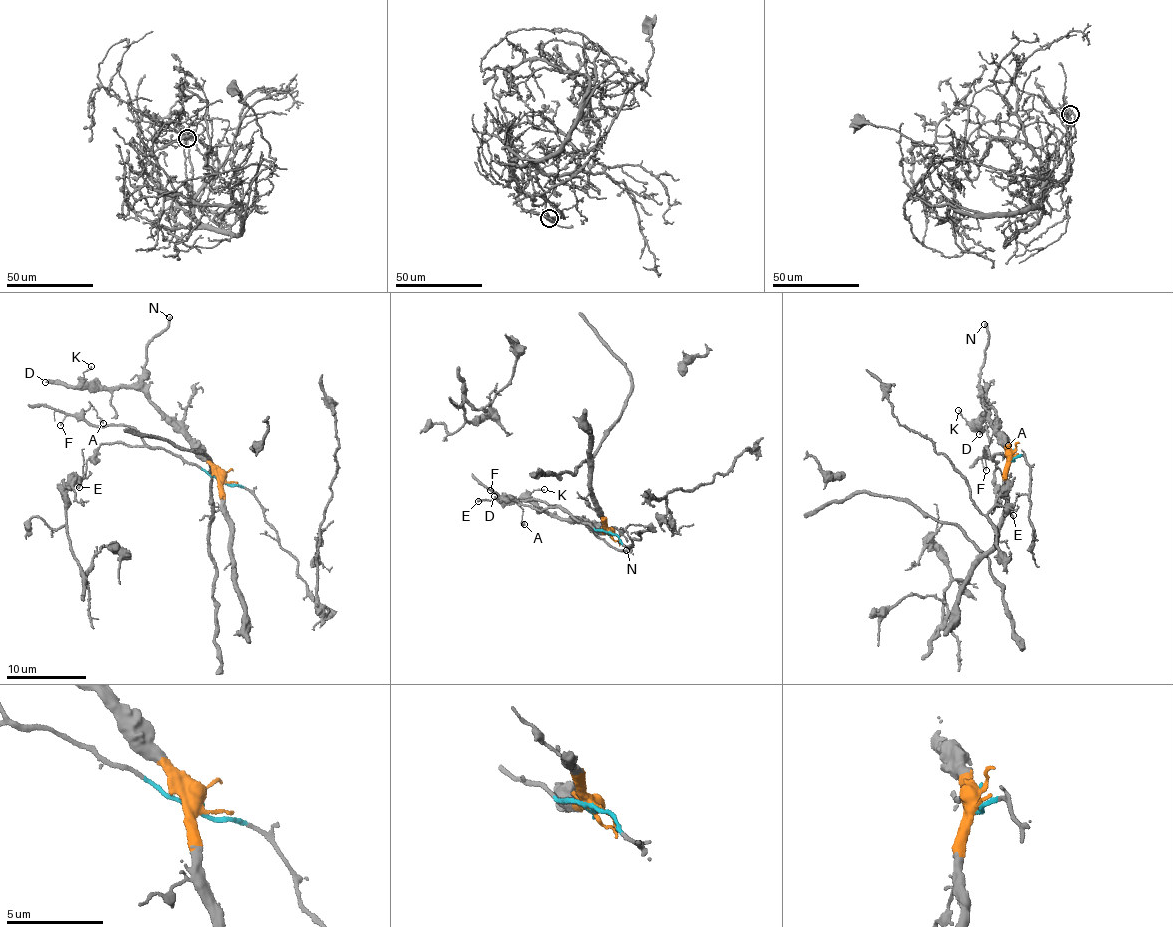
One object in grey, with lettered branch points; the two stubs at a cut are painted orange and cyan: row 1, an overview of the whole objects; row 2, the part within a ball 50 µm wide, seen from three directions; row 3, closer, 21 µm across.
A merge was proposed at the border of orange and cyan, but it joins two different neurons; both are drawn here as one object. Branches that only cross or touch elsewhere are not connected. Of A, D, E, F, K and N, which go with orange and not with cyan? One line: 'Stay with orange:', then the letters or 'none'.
Stay with orange: D, K, N

